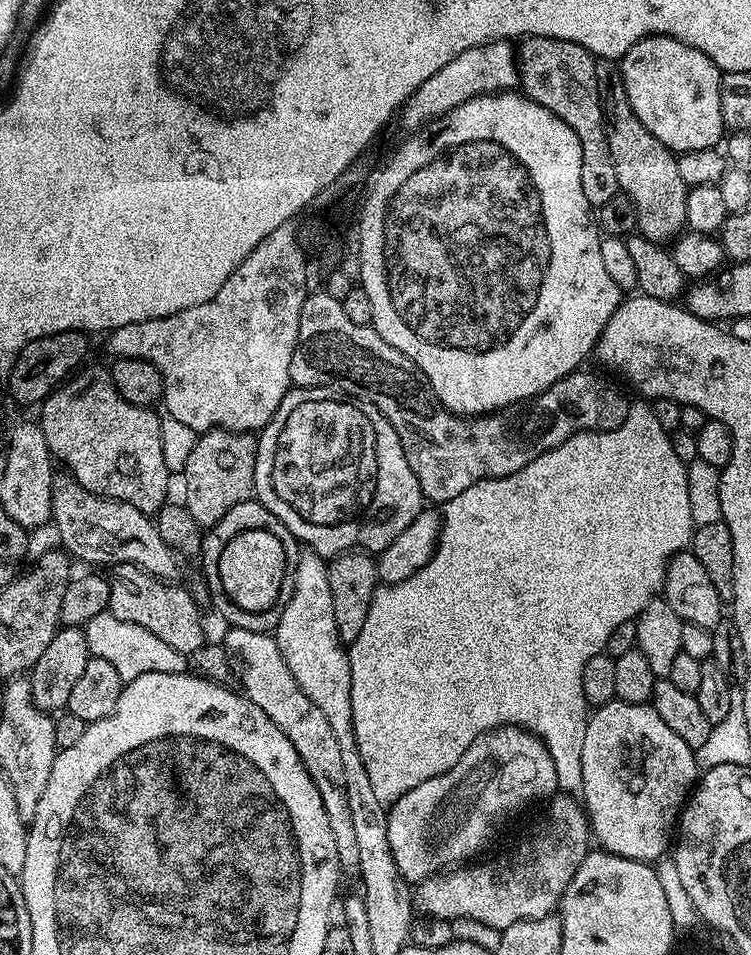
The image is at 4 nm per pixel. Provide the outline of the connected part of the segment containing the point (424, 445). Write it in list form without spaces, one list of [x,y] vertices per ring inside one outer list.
[[[325,290],[309,291],[302,306],[300,333],[294,358],[290,362],[290,378],[295,387],[334,388],[346,396],[356,396],[360,400],[370,402],[378,406],[378,410],[382,410],[390,426],[394,426],[394,430],[399,434],[406,462],[410,462],[410,470],[414,470],[418,486],[423,490],[425,501],[428,502],[458,498],[458,494],[462,494],[466,486],[474,486],[474,482],[514,474],[546,450],[554,450],[554,446],[566,442],[566,438],[579,432],[608,432],[618,427],[626,418],[630,400],[618,389],[611,388],[602,377],[584,371],[571,372],[569,376],[554,382],[544,392],[539,392],[532,399],[507,410],[471,418],[457,416],[436,397],[422,370],[418,370],[418,366],[410,362],[410,358],[406,358],[406,354],[394,350],[394,346],[382,339],[375,328],[354,326],[354,322],[346,318],[343,303],[330,298],[330,294]]]

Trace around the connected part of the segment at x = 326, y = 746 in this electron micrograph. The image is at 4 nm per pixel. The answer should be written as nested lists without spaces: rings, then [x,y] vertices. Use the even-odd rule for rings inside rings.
[[[229,627],[222,638],[222,644],[235,659],[240,659],[244,667],[244,688],[247,698],[270,718],[290,738],[294,750],[298,750],[304,768],[310,774],[318,794],[322,794],[322,806],[326,810],[326,819],[330,821],[330,831],[334,834],[334,846],[338,846],[338,858],[345,873],[355,873],[359,869],[358,841],[354,835],[354,825],[350,814],[350,805],[346,799],[346,774],[342,771],[342,750],[338,750],[338,738],[330,730],[330,722],[322,715],[322,710],[302,694],[282,650],[278,650],[275,635],[254,630],[242,630]]]

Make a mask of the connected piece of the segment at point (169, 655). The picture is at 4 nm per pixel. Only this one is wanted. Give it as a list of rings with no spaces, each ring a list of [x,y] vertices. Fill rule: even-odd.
[[[100,612],[90,622],[83,625],[88,643],[88,651],[98,658],[106,658],[114,670],[118,670],[118,678],[122,682],[142,678],[142,674],[174,674],[185,671],[185,653],[174,650],[174,646],[166,646],[162,638],[150,634],[146,626],[138,626],[134,622],[122,622],[113,612]]]

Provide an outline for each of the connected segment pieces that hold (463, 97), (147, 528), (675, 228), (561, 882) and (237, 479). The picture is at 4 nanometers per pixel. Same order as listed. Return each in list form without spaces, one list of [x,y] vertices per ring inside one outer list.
[[[491,40],[482,46],[474,46],[470,50],[462,50],[446,66],[438,70],[438,74],[430,74],[418,90],[409,96],[404,103],[398,119],[408,127],[408,130],[415,130],[435,120],[438,116],[444,116],[450,110],[462,106],[475,96],[488,96],[492,92],[511,92],[520,83],[520,70],[518,67],[518,52],[507,40]]]
[[[70,474],[57,475],[52,481],[52,518],[56,532],[60,535],[63,551],[77,561],[85,560],[85,565],[133,564],[146,570],[152,576],[169,582],[177,579],[180,564],[177,553],[173,552],[158,534],[153,517],[149,513],[129,508],[121,500],[110,500],[86,490]]]
[[[597,59],[596,77],[600,105],[604,111],[606,142],[610,142],[610,158],[614,158],[614,174],[618,174],[618,186],[634,202],[638,210],[636,227],[639,235],[650,238],[656,244],[671,242],[686,228],[686,194],[689,185],[682,182],[678,171],[677,153],[672,152],[634,114],[630,98],[626,98],[626,86],[620,77],[619,67],[613,61]]]
[[[556,794],[547,805],[548,813],[540,820],[540,825],[517,846],[513,852],[492,860],[489,864],[472,862],[455,870],[445,870],[435,876],[419,881],[414,888],[414,904],[425,917],[438,920],[470,920],[473,924],[484,924],[488,928],[501,930],[514,926],[514,922],[537,920],[553,915],[557,911],[562,894],[570,884],[570,878],[578,870],[580,863],[588,857],[590,851],[590,825],[586,812],[571,795]]]
[[[214,428],[211,432],[197,435],[194,450],[186,458],[182,473],[184,479],[184,497],[182,503],[190,510],[190,518],[207,530],[217,524],[234,506],[244,500],[253,499],[256,483],[254,466],[256,465],[257,437],[250,432],[232,432],[229,428]]]

